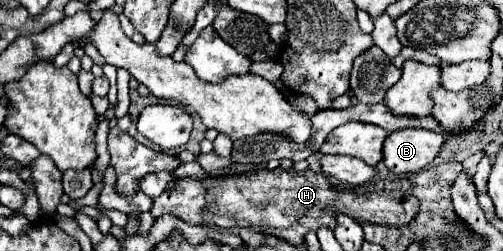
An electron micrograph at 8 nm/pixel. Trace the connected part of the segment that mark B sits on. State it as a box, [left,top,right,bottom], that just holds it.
[382,128,444,174]

